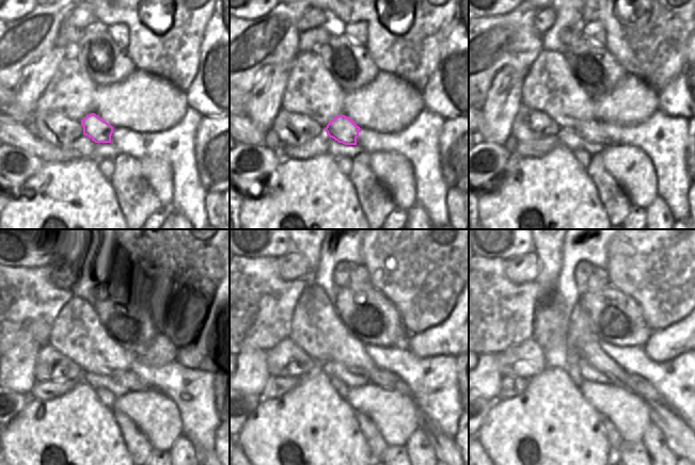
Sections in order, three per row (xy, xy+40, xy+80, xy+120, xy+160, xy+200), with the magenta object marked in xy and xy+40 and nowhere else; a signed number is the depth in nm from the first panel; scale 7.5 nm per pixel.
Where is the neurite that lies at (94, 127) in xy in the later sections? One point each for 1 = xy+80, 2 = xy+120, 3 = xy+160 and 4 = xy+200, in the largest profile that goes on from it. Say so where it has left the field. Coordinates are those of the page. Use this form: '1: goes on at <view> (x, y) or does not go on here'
1: goes on at xy+80 (591, 131)
2: goes on at xy+120 (129, 380)
3: goes on at xy+160 (379, 377)
4: goes on at xy+200 (634, 383)

